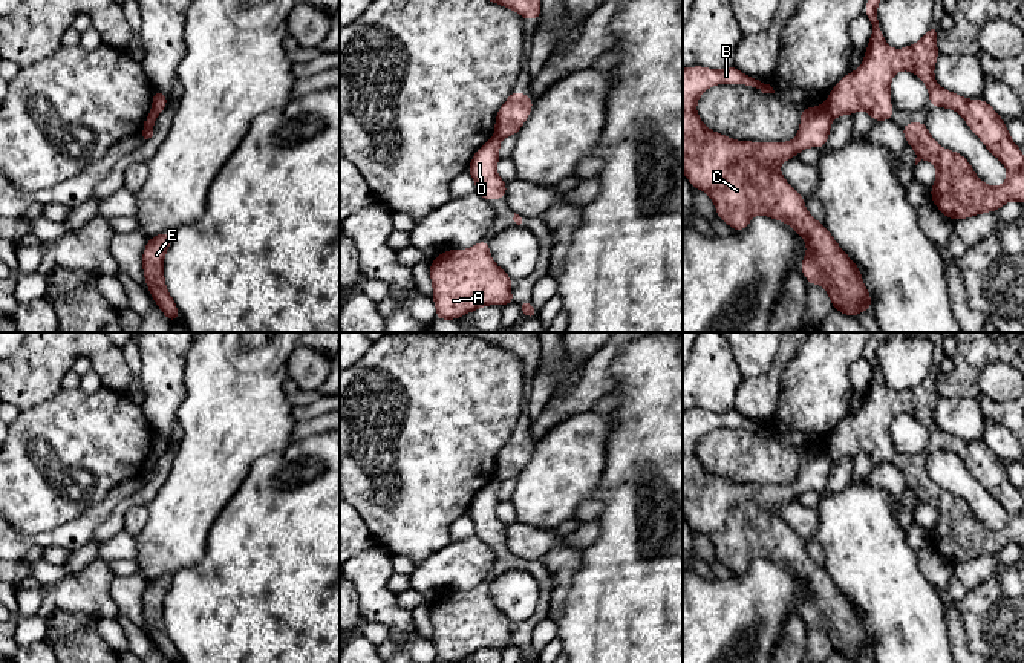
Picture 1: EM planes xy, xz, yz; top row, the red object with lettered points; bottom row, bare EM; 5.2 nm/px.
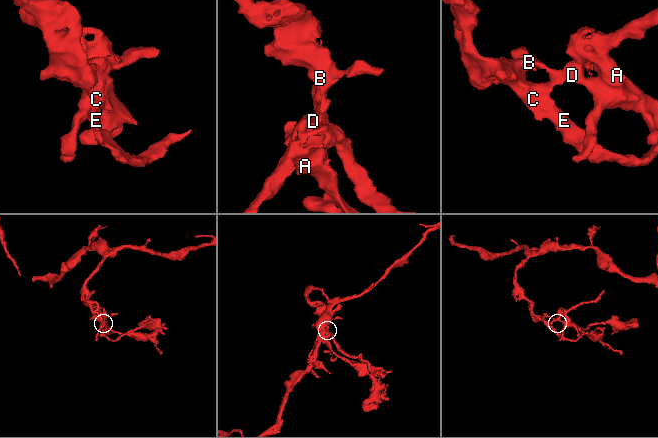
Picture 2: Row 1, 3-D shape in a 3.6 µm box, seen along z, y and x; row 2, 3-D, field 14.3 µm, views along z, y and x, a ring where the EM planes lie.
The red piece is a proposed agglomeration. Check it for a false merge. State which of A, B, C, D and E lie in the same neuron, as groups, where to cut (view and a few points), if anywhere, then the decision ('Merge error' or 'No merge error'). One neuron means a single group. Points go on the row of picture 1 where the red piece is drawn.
Groups: A D / B C E. Split along yz (825, 104), (833, 117). Merge error

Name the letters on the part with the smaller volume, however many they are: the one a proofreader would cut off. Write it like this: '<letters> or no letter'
A, D

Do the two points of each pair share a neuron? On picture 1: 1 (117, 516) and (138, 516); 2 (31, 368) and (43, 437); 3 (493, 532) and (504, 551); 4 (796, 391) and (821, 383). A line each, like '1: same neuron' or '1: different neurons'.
1: different neurons
2: different neurons
3: same neuron
4: same neuron

